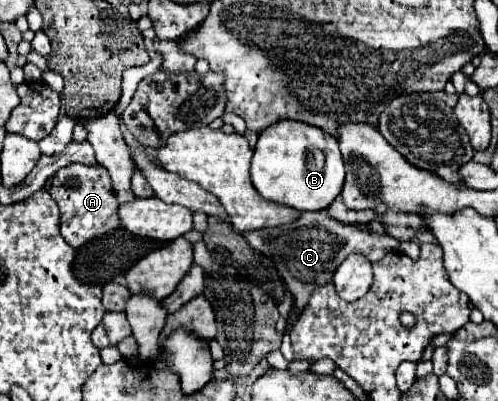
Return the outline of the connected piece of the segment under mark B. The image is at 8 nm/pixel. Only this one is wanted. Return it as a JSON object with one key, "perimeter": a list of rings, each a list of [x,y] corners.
{"perimeter":[[[279,121],[259,133],[251,159],[251,181],[265,199],[297,211],[323,211],[341,193],[343,179],[341,151],[329,133],[299,121]]]}

